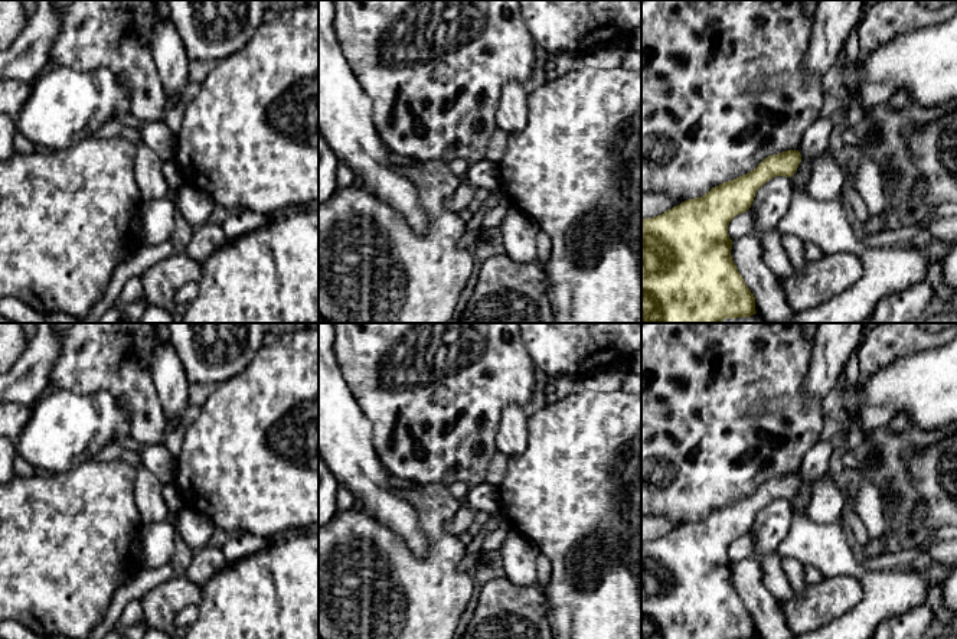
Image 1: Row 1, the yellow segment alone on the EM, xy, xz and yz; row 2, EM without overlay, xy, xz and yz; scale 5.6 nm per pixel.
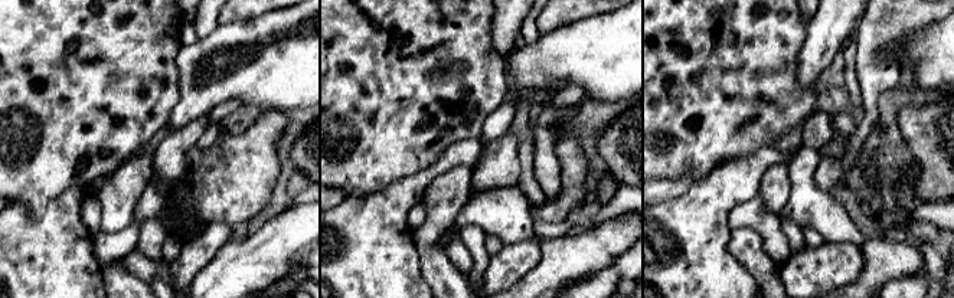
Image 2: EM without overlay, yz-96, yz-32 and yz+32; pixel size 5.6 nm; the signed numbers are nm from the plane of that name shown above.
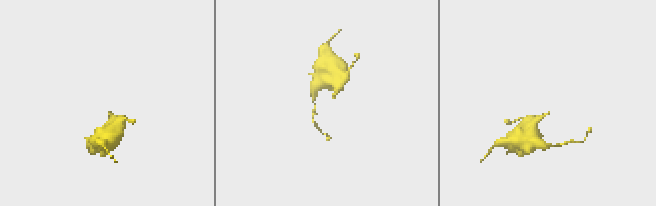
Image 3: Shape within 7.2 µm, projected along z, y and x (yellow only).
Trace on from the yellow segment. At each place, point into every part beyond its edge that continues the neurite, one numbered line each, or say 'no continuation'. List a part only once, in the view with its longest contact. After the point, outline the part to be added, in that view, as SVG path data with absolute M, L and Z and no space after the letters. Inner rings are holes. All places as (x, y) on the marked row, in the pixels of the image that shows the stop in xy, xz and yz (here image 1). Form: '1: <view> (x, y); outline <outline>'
no continuation

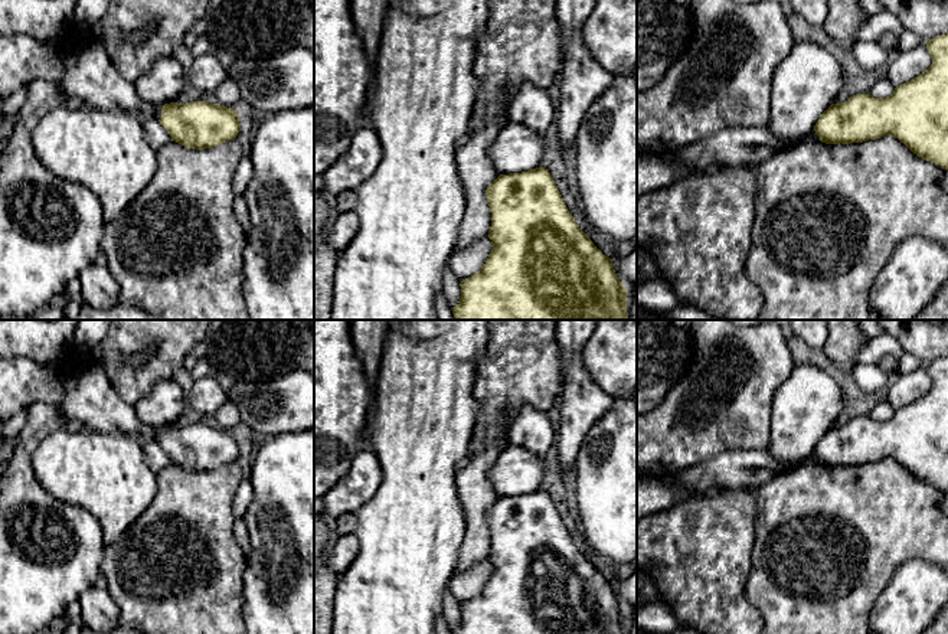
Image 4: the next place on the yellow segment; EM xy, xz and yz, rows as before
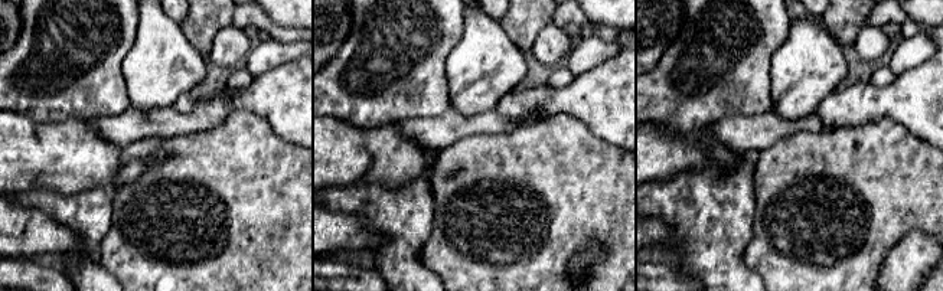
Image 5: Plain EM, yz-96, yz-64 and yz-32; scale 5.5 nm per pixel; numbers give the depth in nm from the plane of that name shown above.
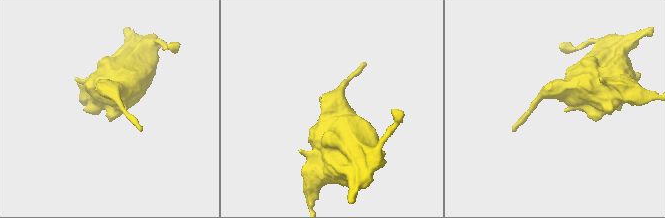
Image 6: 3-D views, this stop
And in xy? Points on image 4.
1: xy (51, 229); outline M102 39L89 40L79 50L76 65L65 71L61 81L36 79L27 85L27 99L14 117L7 146L0 154L0 317L29 320L37 310L58 301L63 287L79 278L91 264L101 259L101 239L105 220L99 199L85 186L55 176L39 158L30 134L36 124L68 98L81 98L84 105L105 111L122 110L160 120L161 107L143 101L134 86L114 66Z

